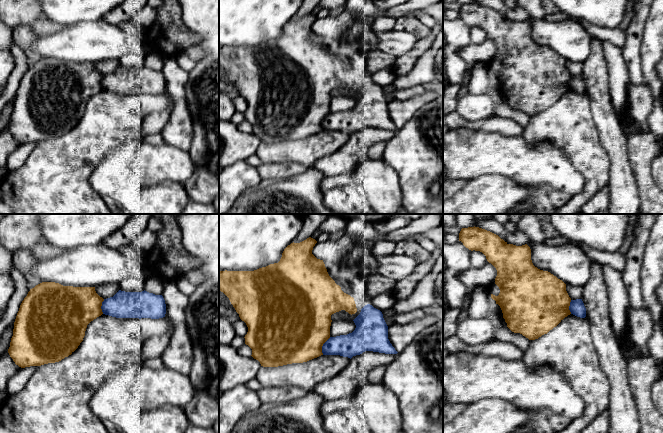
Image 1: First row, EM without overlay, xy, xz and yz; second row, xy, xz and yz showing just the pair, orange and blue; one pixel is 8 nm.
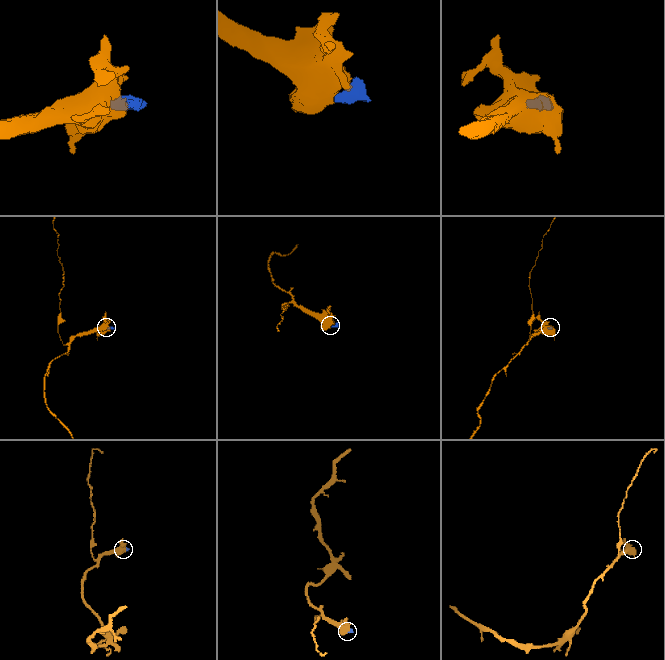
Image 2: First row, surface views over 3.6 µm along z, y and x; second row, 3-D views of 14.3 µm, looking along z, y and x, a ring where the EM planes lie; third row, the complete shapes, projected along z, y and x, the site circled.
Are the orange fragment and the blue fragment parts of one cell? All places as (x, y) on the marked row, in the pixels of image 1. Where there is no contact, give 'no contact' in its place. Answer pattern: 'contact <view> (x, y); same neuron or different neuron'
contact xz (322, 345); same neuron

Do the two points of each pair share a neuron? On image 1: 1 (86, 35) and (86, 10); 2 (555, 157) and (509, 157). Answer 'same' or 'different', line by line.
1: different
2: same

